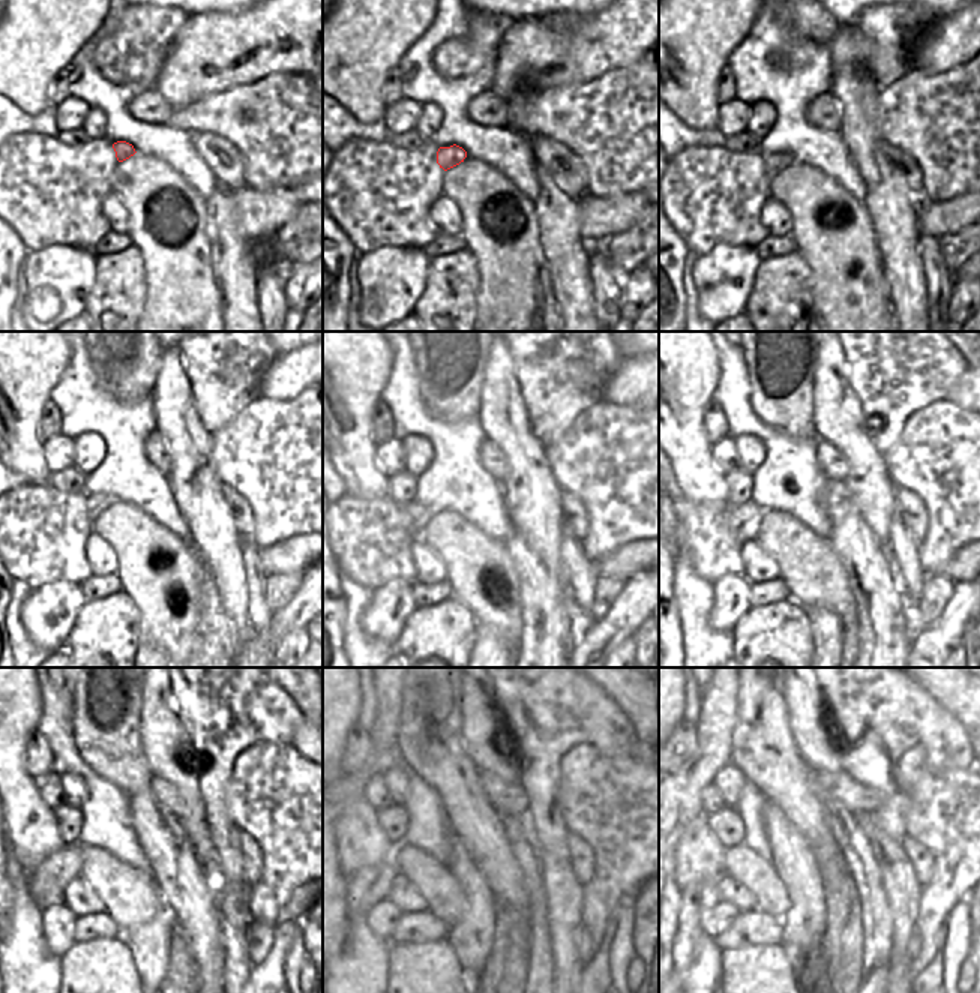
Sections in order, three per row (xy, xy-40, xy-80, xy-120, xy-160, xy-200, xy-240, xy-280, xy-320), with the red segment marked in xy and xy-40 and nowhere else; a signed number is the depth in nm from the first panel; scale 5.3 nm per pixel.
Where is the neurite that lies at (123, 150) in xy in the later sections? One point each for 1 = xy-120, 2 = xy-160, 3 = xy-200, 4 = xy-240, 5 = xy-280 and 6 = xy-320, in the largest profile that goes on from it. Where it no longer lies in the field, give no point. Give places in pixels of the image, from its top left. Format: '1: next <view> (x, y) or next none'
1: next xy-120 (96, 504)
2: next xy-160 (419, 515)
3: next xy-200 (745, 521)
4: next xy-240 (50, 879)
5: next xy-280 (371, 885)
6: next xy-320 (695, 900)

